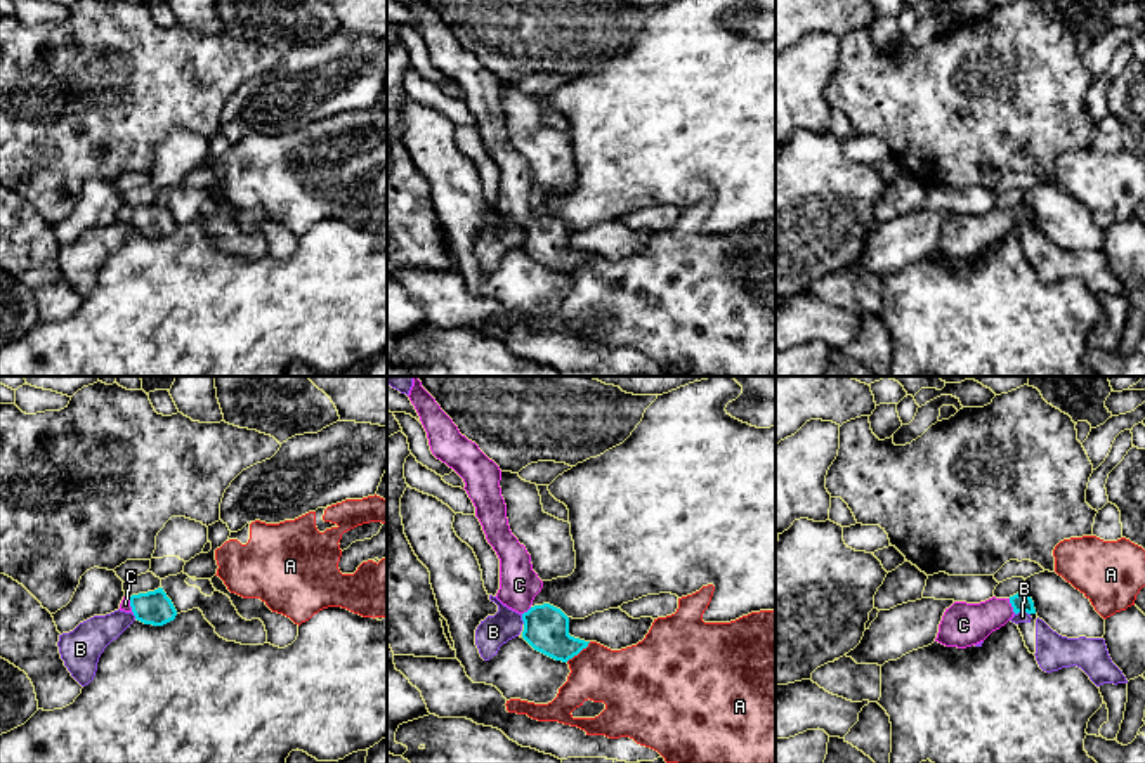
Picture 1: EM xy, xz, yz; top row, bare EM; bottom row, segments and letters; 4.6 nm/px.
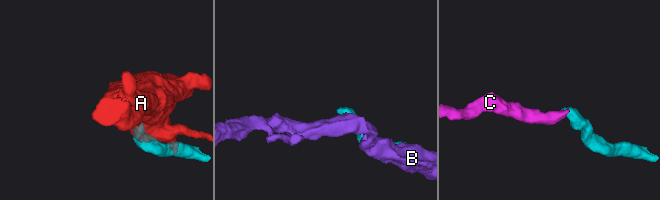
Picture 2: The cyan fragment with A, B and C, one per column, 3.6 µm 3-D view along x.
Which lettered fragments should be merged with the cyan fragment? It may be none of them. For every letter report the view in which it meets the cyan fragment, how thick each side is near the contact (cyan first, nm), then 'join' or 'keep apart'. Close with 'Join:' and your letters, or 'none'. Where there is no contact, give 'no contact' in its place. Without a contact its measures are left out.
A: contact in xz; calibres 200 and 280 nm; keep apart
B: contact in yz; calibres 90 and 50 nm; keep apart
C: contact in yz; calibres 90 and 200 nm; join
Join: C

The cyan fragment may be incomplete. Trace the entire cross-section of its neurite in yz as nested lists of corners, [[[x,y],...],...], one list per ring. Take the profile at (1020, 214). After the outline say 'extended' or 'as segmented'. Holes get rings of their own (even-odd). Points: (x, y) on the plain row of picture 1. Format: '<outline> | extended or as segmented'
[[[1025,205],[992,208],[980,215],[954,213],[942,227],[935,253],[958,260],[977,257],[1018,224],[1036,225],[1034,213]]] | extended

